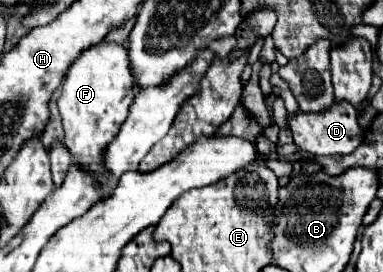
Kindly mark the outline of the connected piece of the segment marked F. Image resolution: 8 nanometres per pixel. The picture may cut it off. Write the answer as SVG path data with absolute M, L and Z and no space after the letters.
M93 45L91 49L83 51L69 67L61 87L61 97L57 103L65 129L63 143L73 161L99 183L101 199L107 199L119 183L119 179L105 169L101 159L107 145L117 137L121 125L125 123L133 99L135 91L129 71L129 57L121 45Z

